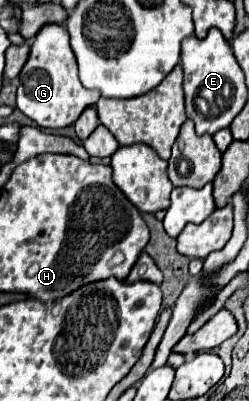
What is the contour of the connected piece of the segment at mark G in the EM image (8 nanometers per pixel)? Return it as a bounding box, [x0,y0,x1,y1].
[17,23,99,129]

